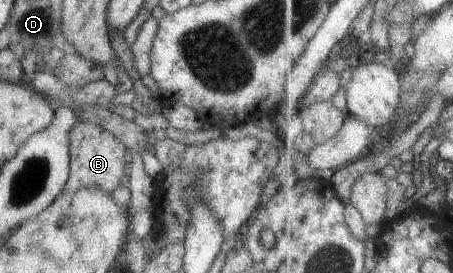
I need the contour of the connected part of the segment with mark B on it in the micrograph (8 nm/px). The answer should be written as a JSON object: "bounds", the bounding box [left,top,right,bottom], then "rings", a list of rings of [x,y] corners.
{"bounds":[61,121,126,194],"rings":[[[78,121],[68,129],[69,173],[68,180],[61,188],[64,193],[74,193],[84,187],[96,187],[111,194],[119,185],[118,180],[125,175],[124,161],[126,149],[108,131],[93,122]]]}

